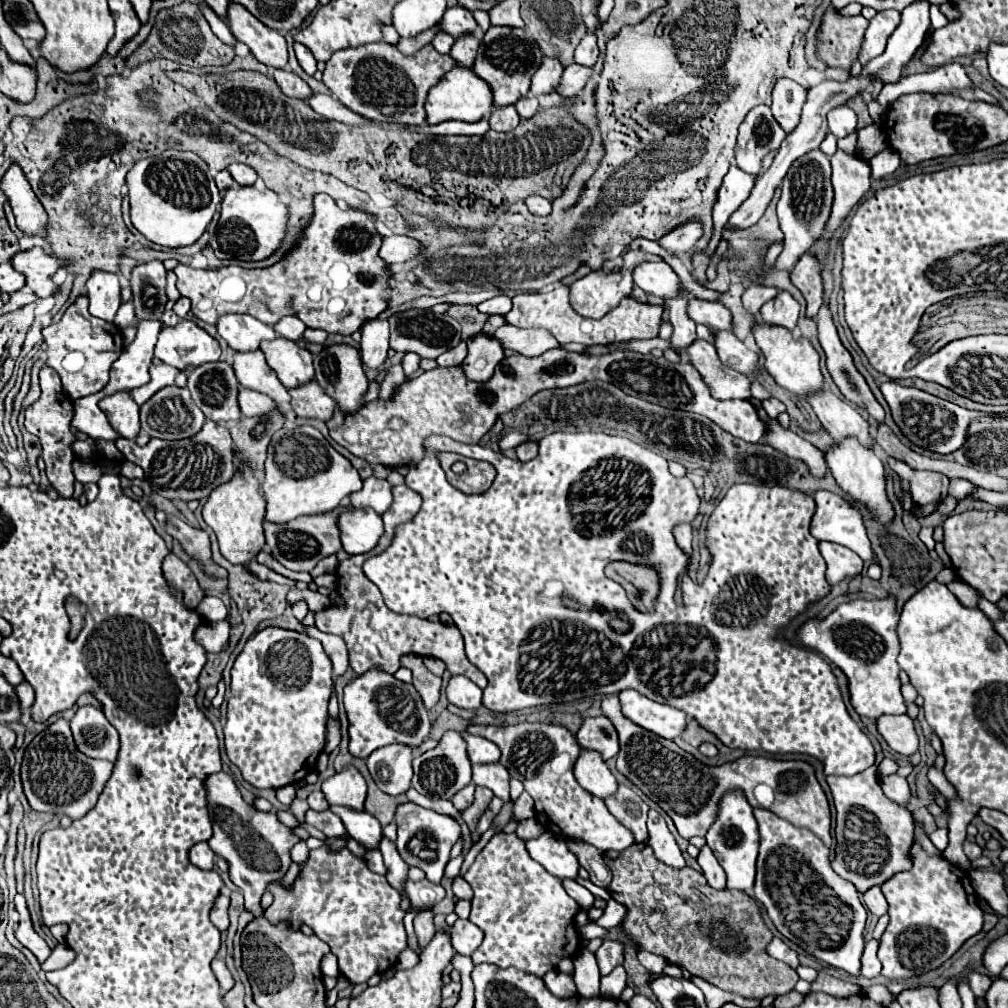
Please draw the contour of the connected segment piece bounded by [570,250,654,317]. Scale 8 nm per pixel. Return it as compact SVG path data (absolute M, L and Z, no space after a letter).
M640 250L623 256L624 266L612 273L588 273L570 285L574 309L586 317L600 317L602 313L614 309L626 295L632 293L632 269L644 261L653 261L654 254Z

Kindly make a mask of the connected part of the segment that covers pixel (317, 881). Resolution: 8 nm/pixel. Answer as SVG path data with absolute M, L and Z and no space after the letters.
M324 843L312 849L290 887L276 881L268 885L268 891L274 895L274 903L264 911L264 917L274 925L286 921L294 931L300 931L302 925L314 929L316 937L330 945L338 957L340 973L350 983L366 983L372 975L392 969L408 945L402 923L406 913L400 909L402 897L386 883L384 875L372 873L364 857L354 855L348 847L334 851Z

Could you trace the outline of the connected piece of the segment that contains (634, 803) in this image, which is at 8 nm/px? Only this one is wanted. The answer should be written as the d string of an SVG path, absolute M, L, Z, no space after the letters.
M620 785L618 793L612 795L612 799L606 799L606 807L626 829L634 833L636 843L647 843L648 805L642 801L642 797L638 797L638 793L626 785Z

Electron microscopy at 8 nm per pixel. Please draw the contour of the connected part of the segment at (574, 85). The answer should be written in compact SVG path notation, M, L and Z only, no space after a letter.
M572 63L572 65L568 65L564 69L562 81L556 87L556 91L562 93L562 95L566 95L566 97L578 95L582 91L582 87L588 83L588 79L592 77L592 73L594 73L594 67L582 67L578 63Z

